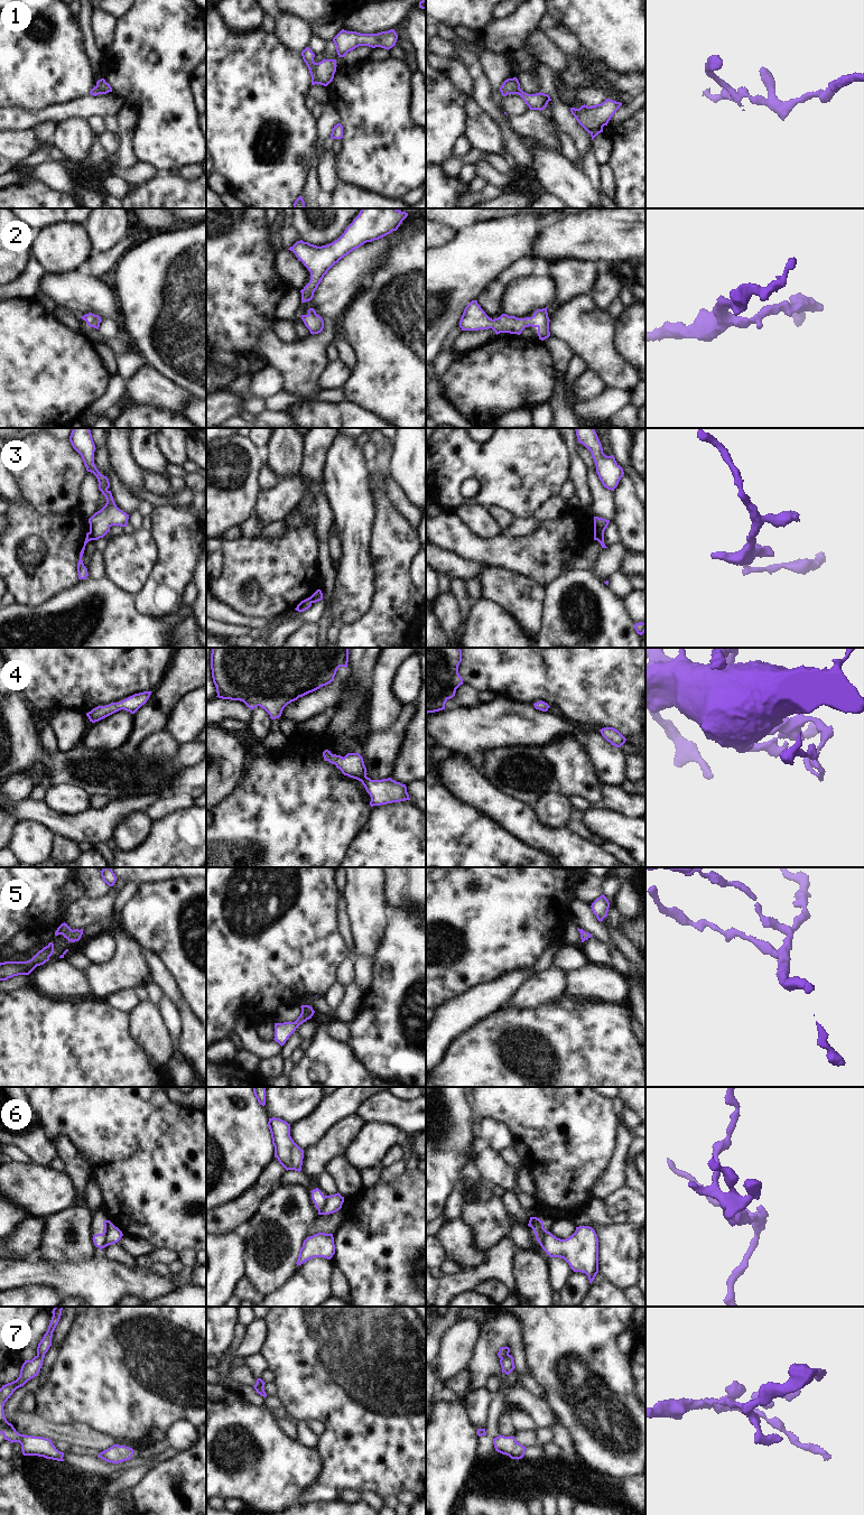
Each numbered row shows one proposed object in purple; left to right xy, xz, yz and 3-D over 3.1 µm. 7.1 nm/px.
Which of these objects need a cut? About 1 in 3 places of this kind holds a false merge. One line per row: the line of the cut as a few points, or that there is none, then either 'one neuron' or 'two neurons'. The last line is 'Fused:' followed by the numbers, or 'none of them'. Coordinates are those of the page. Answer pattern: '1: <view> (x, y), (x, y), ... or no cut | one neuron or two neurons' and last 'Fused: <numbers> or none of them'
1: xz (315, 63), (315, 78), (319, 83) | two neurons
2: no cut | one neuron
3: yz (603, 531), (595, 539) | two neurons
4: no cut | one neuron
5: no cut | one neuron
6: xy (103, 1234), (103, 1244), (100, 1247) | two neurons
7: yz (509, 1355), (501, 1359) | two neurons
Fused: 1, 3, 6, 7

